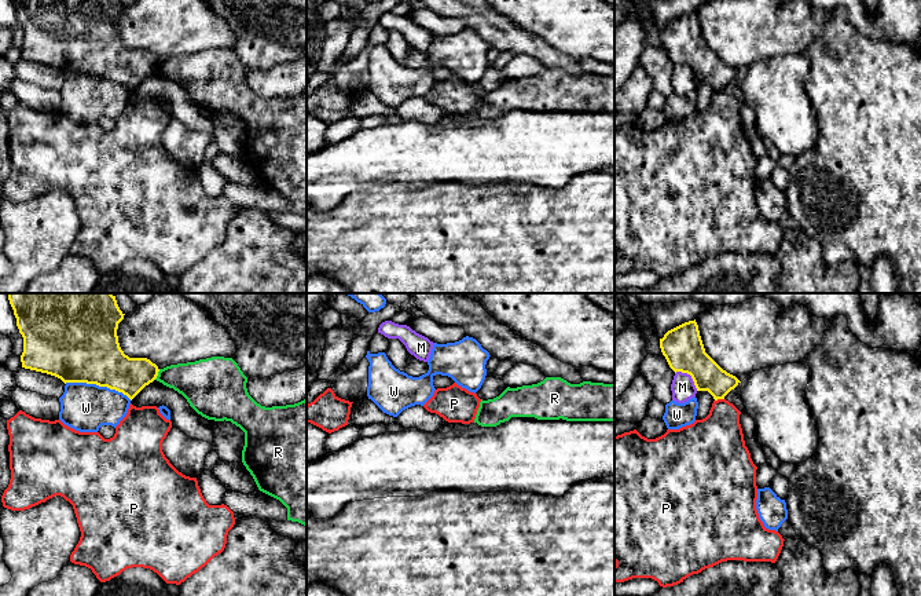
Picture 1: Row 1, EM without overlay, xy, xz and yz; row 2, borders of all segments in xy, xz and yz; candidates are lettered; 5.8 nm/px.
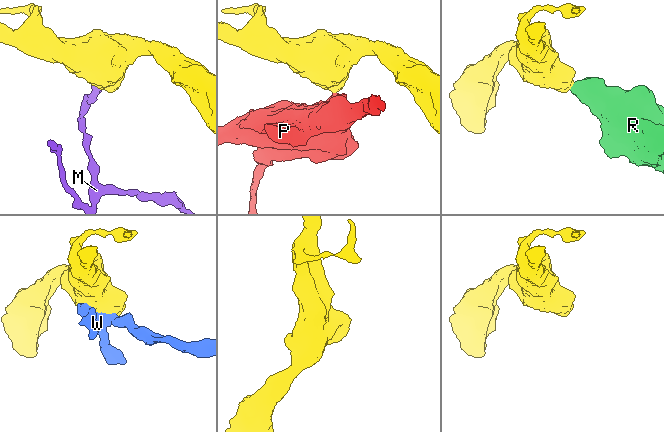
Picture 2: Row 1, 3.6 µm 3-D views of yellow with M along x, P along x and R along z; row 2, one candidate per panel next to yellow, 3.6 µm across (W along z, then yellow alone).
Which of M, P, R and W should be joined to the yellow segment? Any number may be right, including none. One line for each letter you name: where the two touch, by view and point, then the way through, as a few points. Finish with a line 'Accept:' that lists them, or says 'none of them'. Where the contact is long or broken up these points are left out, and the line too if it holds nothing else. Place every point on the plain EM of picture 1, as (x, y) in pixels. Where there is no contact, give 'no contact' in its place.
Accept: none of them

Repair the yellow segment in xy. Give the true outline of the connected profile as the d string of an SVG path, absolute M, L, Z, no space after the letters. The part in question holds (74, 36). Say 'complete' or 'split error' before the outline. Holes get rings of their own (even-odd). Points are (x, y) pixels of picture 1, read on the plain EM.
complete; M12 0L23 29L22 59L47 65L66 74L87 74L107 78L131 92L158 67L158 58L147 50L129 50L120 39L117 21L124 11L120 0Z

